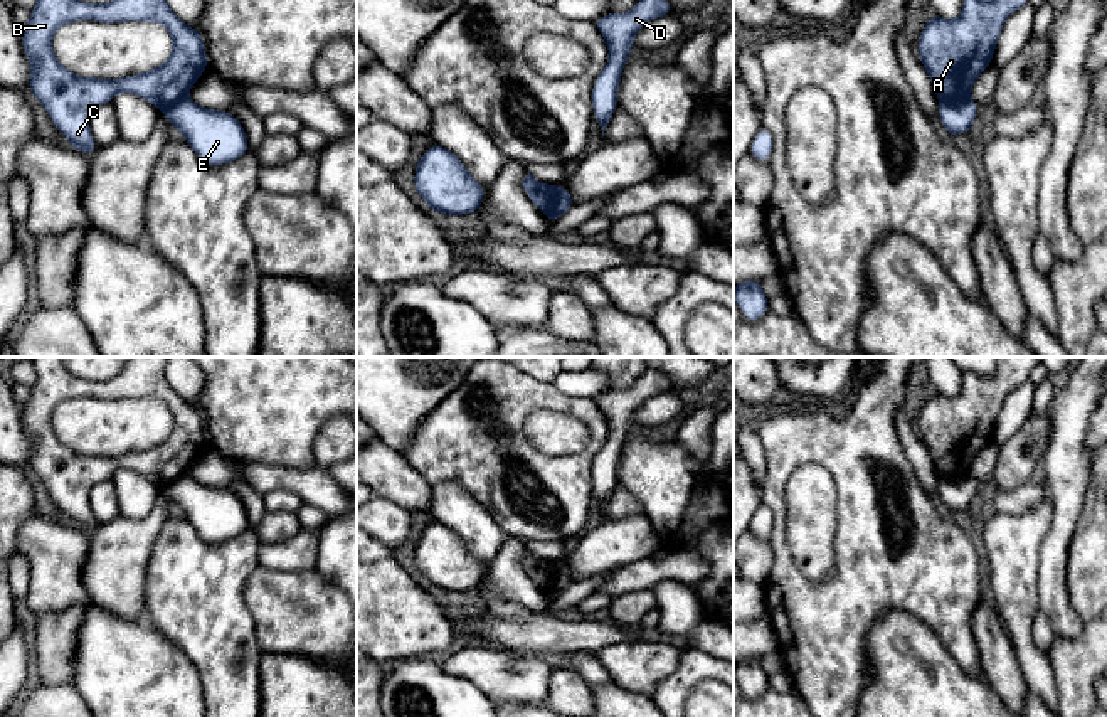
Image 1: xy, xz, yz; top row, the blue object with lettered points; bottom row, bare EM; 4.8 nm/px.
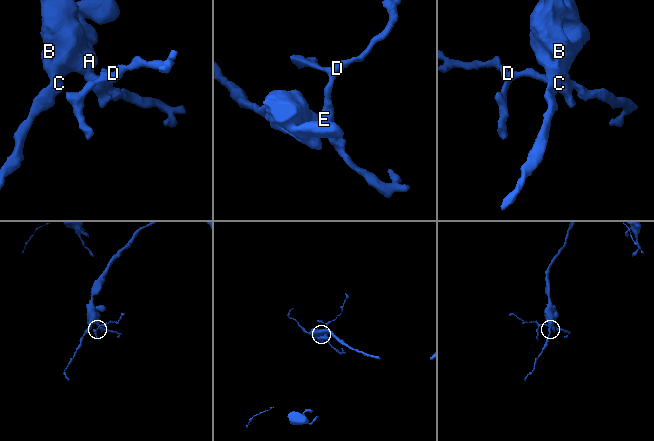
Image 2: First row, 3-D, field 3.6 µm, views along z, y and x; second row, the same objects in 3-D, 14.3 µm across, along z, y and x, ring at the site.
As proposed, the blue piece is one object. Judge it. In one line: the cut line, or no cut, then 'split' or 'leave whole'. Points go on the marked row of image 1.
cut yz (968, 96), (941, 101); split

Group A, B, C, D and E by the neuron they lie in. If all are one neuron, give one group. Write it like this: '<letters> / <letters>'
A B C / D E

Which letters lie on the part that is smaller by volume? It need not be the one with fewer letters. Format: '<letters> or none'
D, E

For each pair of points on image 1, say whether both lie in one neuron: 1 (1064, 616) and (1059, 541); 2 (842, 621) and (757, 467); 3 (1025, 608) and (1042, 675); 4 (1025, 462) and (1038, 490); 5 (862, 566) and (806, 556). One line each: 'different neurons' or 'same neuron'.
1: same neuron
2: different neurons
3: same neuron
4: different neurons
5: different neurons

